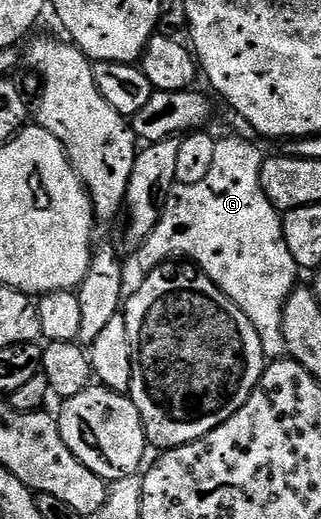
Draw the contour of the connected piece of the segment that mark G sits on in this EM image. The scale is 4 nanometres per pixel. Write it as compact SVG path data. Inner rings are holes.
M219 137L216 144L216 161L212 163L208 176L204 176L204 180L200 180L200 184L175 185L174 191L168 196L164 212L160 216L160 224L156 224L156 228L152 228L152 236L148 236L142 241L141 246L137 247L136 254L138 254L139 275L142 276L152 273L156 267L162 265L167 260L173 259L175 256L192 260L199 270L204 271L238 305L240 312L244 312L244 316L248 316L248 320L252 320L252 328L256 328L256 336L260 336L260 348L267 359L278 360L286 354L284 332L282 331L282 325L284 324L284 304L291 292L296 289L297 282L294 281L297 280L298 274L300 275L300 268L296 264L296 260L292 260L292 252L288 252L288 244L284 244L282 214L270 203L268 196L264 196L264 188L260 184L260 172L262 171L263 161L264 154L261 154L248 139Z

